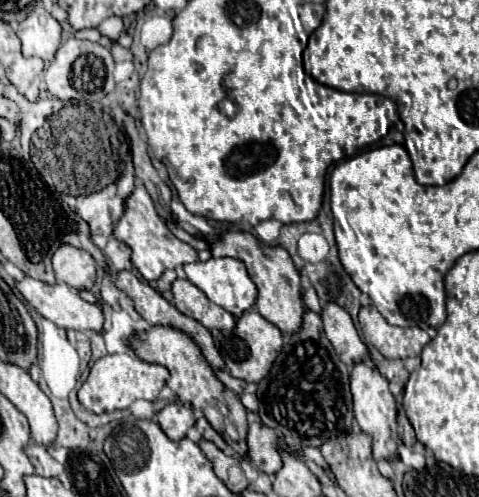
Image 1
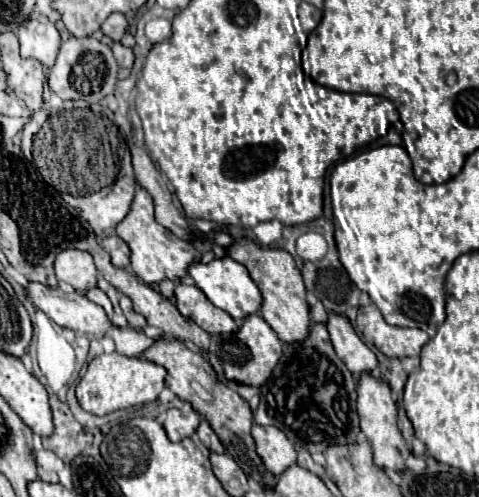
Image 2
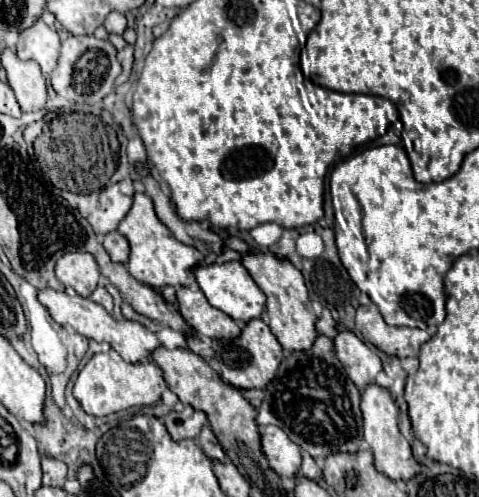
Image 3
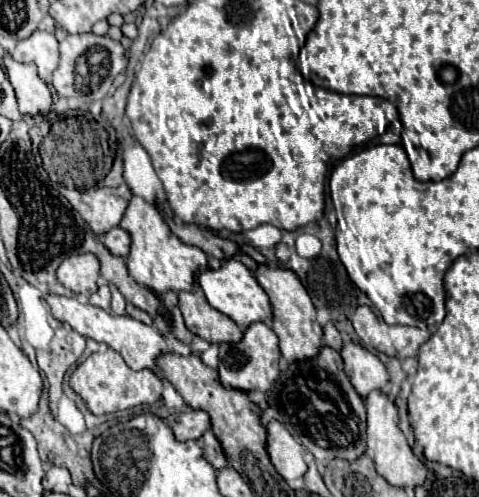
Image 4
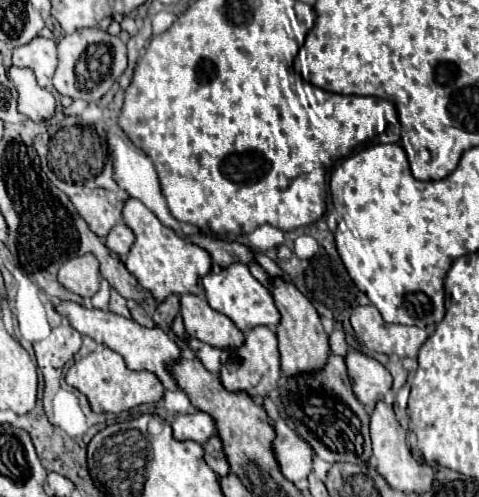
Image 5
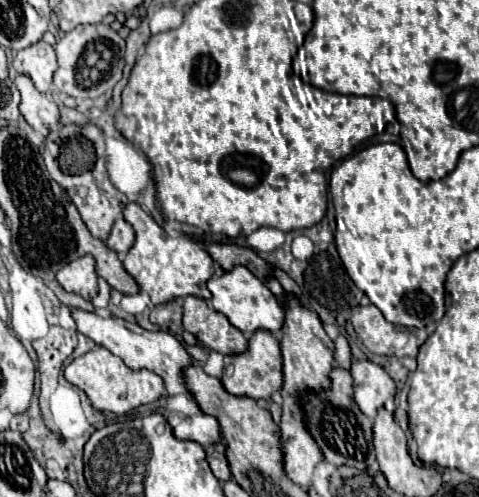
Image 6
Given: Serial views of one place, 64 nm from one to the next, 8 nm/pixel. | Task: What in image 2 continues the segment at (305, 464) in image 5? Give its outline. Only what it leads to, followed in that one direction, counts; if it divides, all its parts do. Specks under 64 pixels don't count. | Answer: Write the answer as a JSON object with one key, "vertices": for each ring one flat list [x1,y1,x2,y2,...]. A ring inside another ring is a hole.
{"vertices":[[254,424,252,436,256,440,258,456,274,476,280,476,286,468,296,464,296,456,298,456,296,448,278,428,272,428,272,426,264,428]]}

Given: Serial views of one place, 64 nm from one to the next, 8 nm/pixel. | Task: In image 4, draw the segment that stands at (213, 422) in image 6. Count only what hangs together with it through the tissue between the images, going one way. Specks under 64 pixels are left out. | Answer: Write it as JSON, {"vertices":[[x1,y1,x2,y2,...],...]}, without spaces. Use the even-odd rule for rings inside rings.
{"vertices":[[204,410,172,414,172,416,168,416,166,422,170,424,176,440,180,440,180,442,198,440,204,432,210,430,210,416]]}

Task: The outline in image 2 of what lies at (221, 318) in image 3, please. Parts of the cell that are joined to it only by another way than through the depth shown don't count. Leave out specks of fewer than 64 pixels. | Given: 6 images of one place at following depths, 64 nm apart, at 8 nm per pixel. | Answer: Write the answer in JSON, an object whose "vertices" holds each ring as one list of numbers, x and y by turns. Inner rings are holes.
{"vertices":[[176,284,176,306,182,316,194,320,204,332,212,334,230,334,236,332,238,324,224,310,216,308,198,286]]}

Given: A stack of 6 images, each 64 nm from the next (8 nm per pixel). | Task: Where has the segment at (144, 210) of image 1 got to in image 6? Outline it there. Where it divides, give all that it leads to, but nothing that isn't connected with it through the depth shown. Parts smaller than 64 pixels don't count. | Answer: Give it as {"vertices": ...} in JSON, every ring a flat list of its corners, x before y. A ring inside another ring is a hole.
{"vertices":[[130,202,124,208,124,218,136,232,136,242,124,258,124,268,136,280,140,292,146,292,150,296,152,304,164,304,184,296,198,296,204,300,212,298,206,282,214,276,214,262,198,242,186,236,168,236,136,202]]}

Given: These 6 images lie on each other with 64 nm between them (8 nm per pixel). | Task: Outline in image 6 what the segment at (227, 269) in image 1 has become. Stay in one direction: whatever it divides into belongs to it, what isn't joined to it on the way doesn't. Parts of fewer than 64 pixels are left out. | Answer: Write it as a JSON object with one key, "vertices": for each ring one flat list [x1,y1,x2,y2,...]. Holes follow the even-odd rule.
{"vertices":[[236,266,234,270,208,280,208,290,212,292,212,306,220,314,224,314,232,326,242,332,254,334,258,330,280,332,284,326,284,308,278,298,244,266]]}

